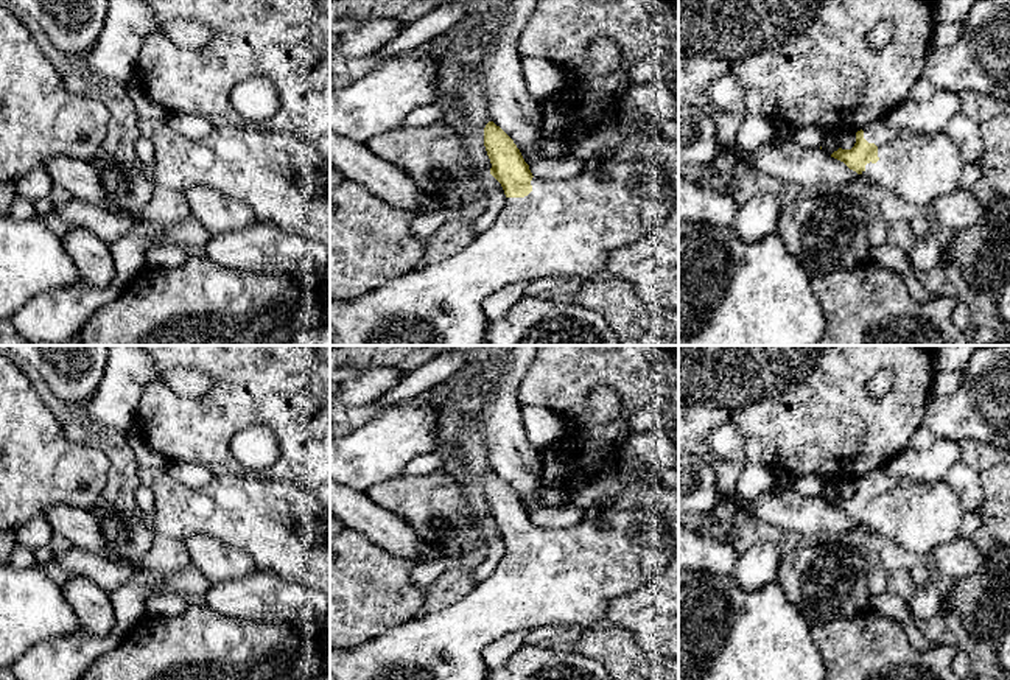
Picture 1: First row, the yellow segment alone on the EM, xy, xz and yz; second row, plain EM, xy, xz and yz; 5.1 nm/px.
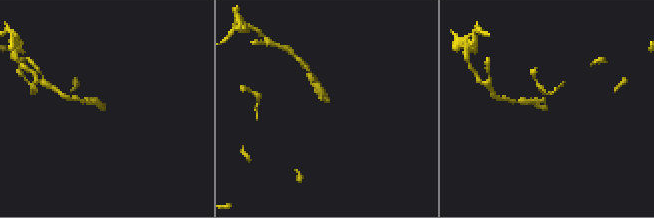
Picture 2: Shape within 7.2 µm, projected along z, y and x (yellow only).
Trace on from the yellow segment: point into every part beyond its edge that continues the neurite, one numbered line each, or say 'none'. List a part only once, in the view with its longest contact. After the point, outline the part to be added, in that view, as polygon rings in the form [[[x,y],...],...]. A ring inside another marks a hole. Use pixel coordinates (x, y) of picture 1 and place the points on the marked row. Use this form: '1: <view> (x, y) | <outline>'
1: yz (920, 168) | [[[884,118],[862,131],[878,146],[879,160],[867,163],[861,176],[920,207],[959,188],[965,157],[945,131],[926,135],[909,128],[892,129]]]

